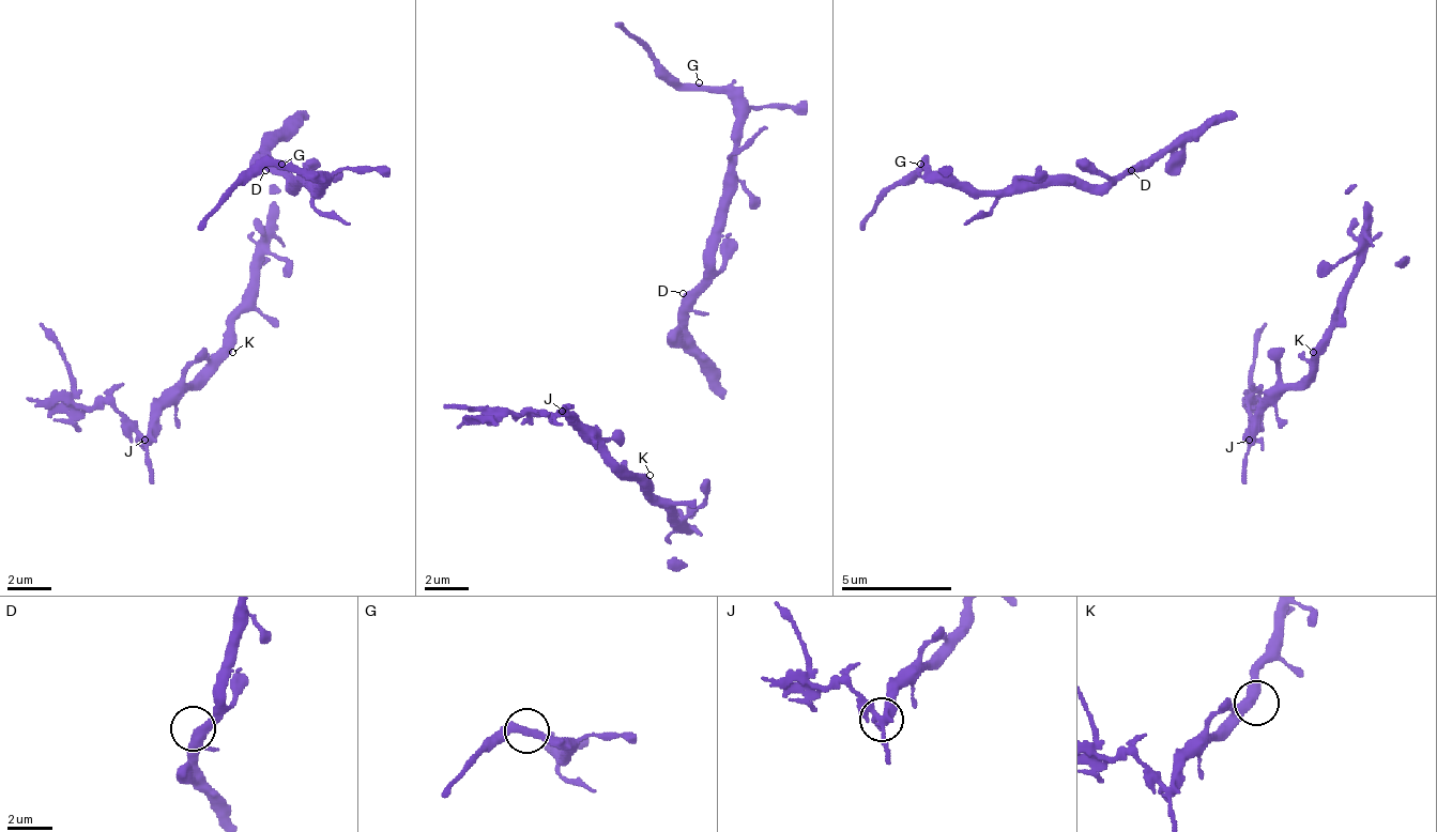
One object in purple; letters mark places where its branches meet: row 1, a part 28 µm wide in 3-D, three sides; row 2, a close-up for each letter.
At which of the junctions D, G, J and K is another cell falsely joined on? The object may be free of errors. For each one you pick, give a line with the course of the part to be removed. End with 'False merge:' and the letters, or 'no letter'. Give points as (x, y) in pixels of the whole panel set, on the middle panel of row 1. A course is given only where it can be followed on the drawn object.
J: Course of the part to remove: (561, 409), (484, 414), (456, 426)
False merge: J

